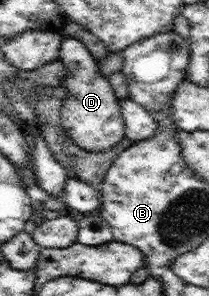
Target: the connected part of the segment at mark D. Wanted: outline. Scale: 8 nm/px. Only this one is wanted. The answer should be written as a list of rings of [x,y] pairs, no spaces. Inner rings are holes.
[[[65,34],[60,46],[60,61],[67,67],[64,88],[68,98],[63,102],[60,119],[65,132],[79,148],[102,153],[122,140],[125,132],[120,101],[115,97],[107,78],[98,72],[98,63],[78,38]]]

